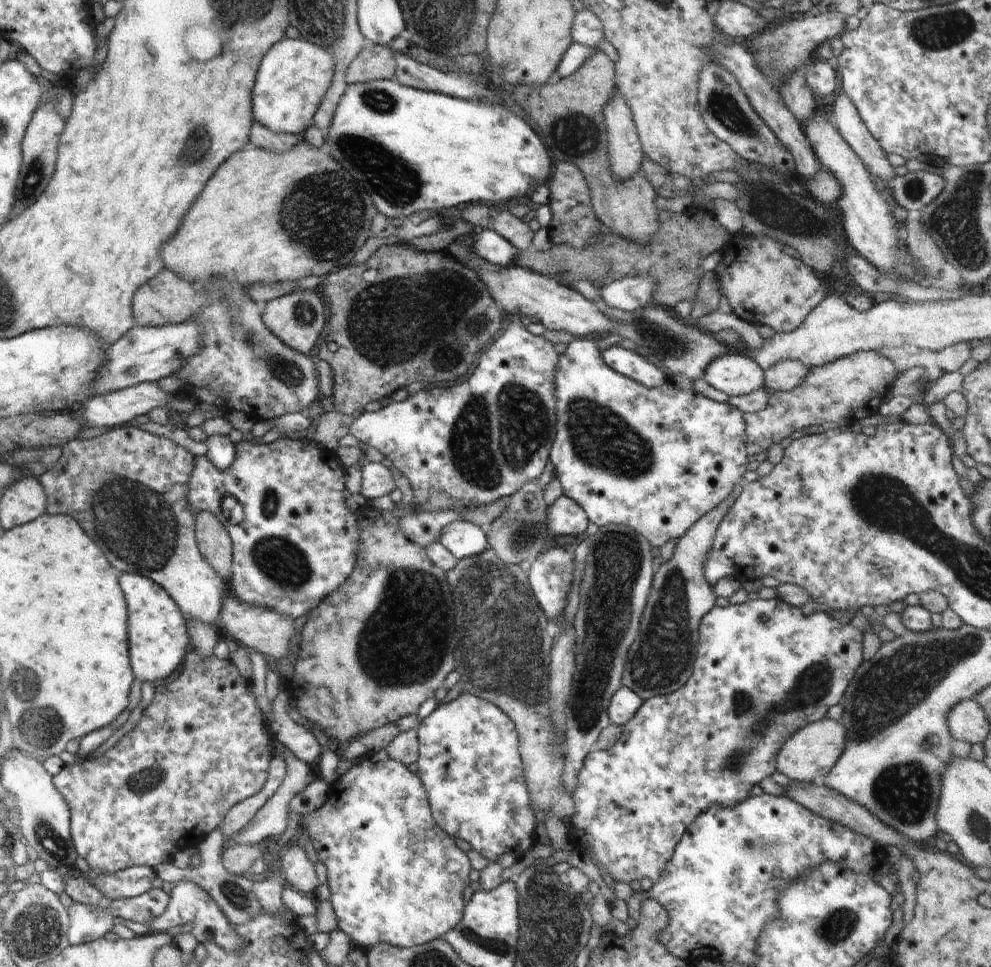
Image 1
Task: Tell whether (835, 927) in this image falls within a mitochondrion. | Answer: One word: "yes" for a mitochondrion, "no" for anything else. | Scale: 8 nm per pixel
yes

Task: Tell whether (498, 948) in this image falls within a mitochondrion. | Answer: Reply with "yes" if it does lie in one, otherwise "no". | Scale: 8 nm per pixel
yes

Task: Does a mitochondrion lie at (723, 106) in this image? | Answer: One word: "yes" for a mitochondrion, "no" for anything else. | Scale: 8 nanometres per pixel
yes

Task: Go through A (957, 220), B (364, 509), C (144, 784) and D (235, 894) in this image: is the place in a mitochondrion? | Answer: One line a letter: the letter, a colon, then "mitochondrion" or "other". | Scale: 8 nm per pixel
A: mitochondrion
B: other
C: mitochondrion
D: mitochondrion

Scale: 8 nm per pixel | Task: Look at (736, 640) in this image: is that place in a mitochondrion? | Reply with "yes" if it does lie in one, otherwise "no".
no

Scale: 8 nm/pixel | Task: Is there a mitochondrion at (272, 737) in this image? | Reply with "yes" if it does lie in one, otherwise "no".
no

